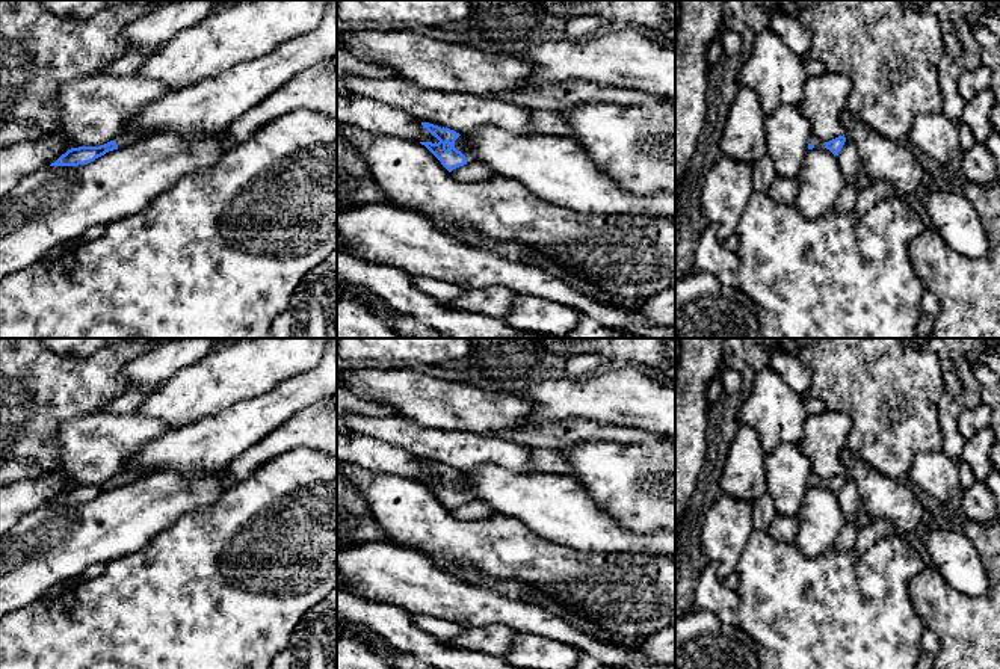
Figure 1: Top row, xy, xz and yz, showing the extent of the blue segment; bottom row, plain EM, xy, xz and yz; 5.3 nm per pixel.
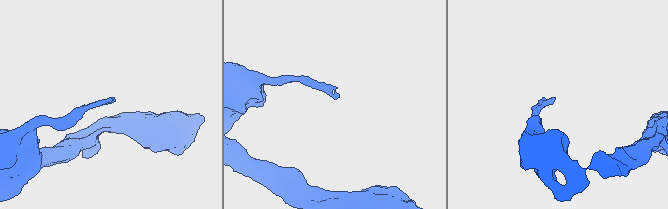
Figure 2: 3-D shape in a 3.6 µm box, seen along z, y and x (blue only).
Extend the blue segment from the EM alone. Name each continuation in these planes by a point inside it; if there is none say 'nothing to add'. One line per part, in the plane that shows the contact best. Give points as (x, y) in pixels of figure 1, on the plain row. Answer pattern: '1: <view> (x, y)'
1: xz (461, 482)

